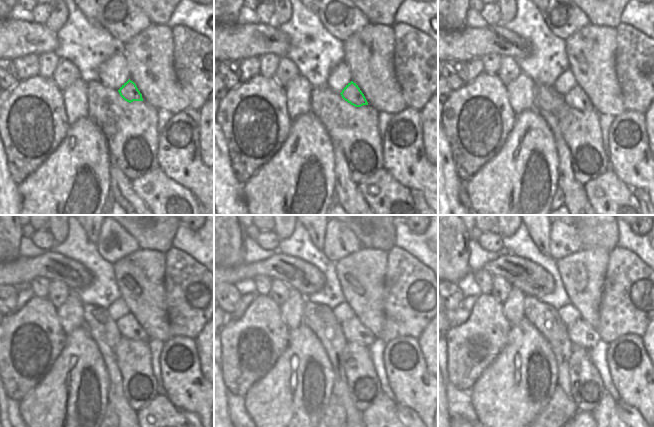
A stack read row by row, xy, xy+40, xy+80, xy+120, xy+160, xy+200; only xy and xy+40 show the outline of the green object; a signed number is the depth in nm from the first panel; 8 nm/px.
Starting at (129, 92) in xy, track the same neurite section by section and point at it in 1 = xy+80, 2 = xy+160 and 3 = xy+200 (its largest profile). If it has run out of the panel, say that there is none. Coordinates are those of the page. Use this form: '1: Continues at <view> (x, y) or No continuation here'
1: Continues at xy+80 (575, 98)
2: Continues at xy+160 (354, 332)
3: Continues at xy+200 (581, 335)

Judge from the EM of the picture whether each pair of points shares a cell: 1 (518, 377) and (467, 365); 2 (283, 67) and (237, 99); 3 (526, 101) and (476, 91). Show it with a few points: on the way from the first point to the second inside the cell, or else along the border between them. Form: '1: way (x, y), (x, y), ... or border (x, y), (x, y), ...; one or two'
1: border (501, 351), (472, 388); two
2: border (273, 77), (283, 87); two
3: border (505, 85), (509, 105), (515, 115); two

